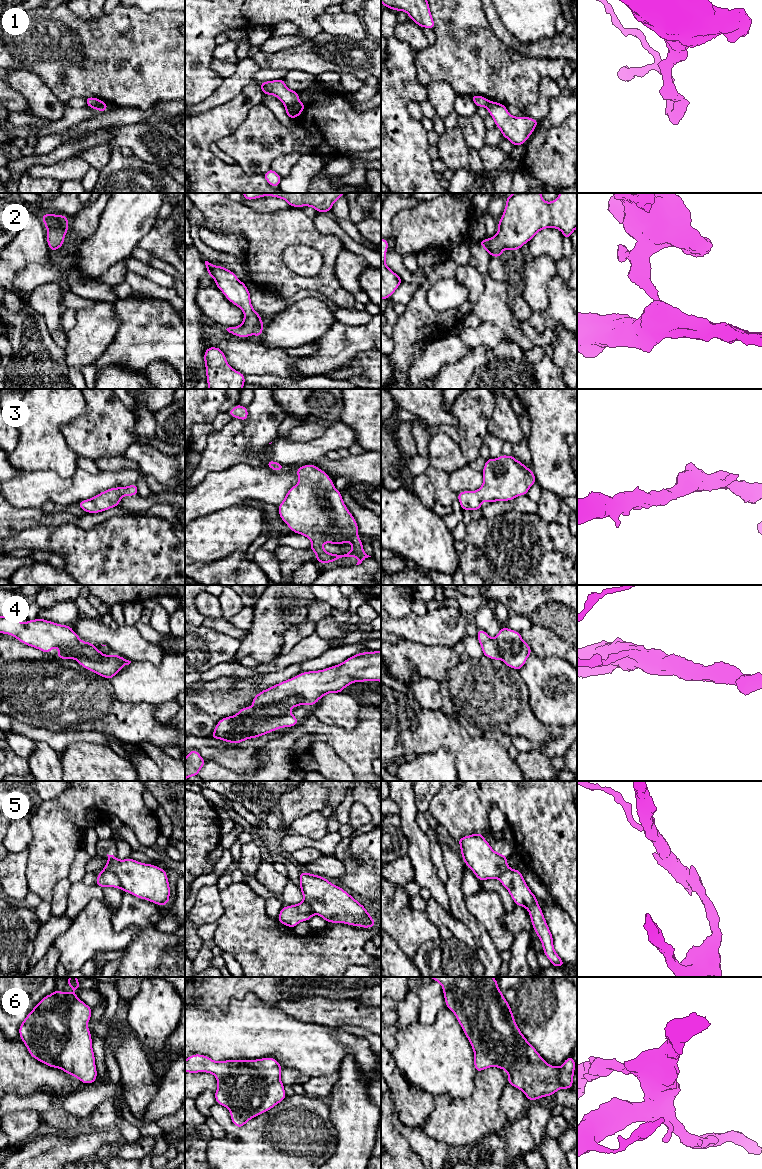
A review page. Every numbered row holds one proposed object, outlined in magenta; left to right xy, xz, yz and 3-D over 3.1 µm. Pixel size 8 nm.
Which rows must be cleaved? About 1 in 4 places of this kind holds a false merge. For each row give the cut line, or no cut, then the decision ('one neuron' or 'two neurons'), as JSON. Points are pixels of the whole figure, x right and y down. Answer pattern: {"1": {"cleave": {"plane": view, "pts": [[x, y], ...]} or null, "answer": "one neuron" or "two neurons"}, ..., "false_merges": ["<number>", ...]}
{"1": {"cleave": {"plane": "xz", "pts": [[298, 101], [285, 106]]}, "answer": "two neurons"}, "2": {"cleave": null, "answer": "one neuron"}, "3": {"cleave": null, "answer": "one neuron"}, "4": {"cleave": null, "answer": "one neuron"}, "5": {"cleave": {"plane": "xy", "pts": [[104, 868], [109, 869], [117, 877], [121, 888]]}, "answer": "two neurons"}, "6": {"cleave": null, "answer": "one neuron"}, "false_merges": ["1", "5"]}

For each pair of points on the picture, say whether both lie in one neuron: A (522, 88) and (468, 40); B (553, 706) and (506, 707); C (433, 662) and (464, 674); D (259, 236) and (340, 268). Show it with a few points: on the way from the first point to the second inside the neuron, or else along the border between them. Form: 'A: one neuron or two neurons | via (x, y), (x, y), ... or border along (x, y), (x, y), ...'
A: one neuron | via (508, 76), (481, 49)
B: two neurons | border along (527, 698), (532, 713), (544, 725)
C: two neurons | border along (460, 661), (448, 671), (447, 681)
D: two neurons | border along (342, 247), (336, 258), (334, 274), (343, 288)

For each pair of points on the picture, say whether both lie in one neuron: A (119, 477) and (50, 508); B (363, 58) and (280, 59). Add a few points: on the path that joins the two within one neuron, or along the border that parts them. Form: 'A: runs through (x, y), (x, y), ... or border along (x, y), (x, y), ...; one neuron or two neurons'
A: border along (77, 503), (65, 506), (44, 503), (40, 507); two neurons
B: runs through (342, 58), (301, 58); one neuron

